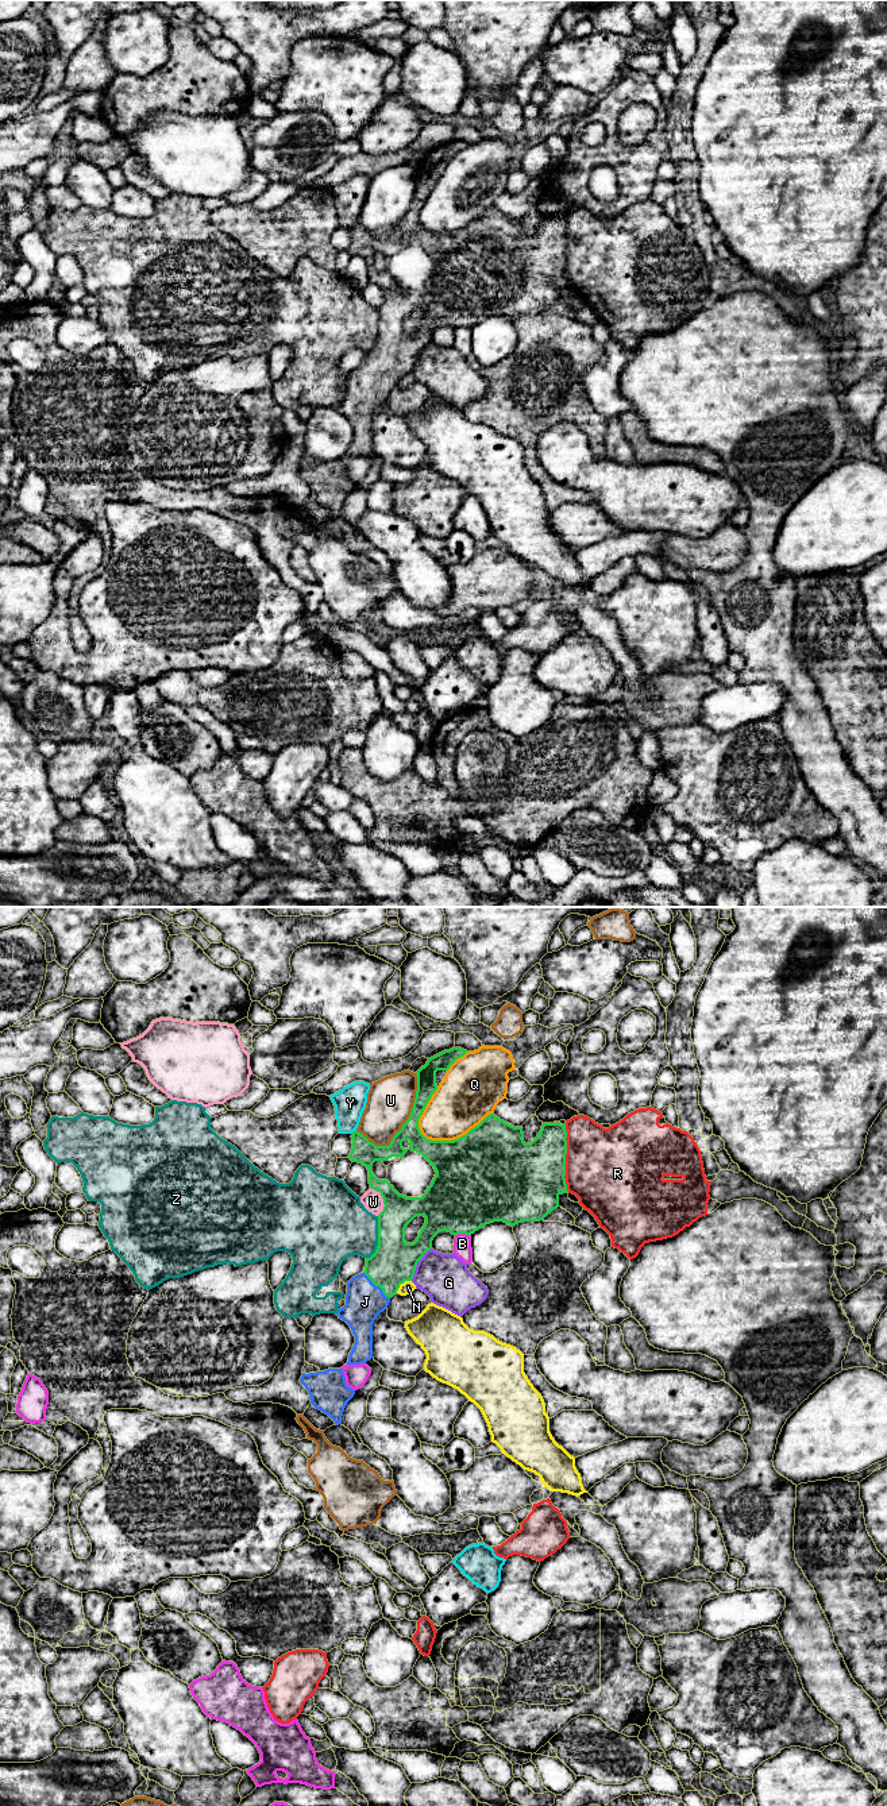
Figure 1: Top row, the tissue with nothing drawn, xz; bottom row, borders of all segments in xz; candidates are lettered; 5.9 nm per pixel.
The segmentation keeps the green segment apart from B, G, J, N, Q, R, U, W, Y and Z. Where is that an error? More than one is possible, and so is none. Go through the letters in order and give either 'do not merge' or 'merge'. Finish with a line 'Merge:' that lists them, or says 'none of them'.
B: do not merge
G: do not merge
J: merge
N: do not merge
Q: do not merge
R: do not merge
U: do not merge
W: do not merge
Y: do not merge
Z: do not merge
Merge: J

